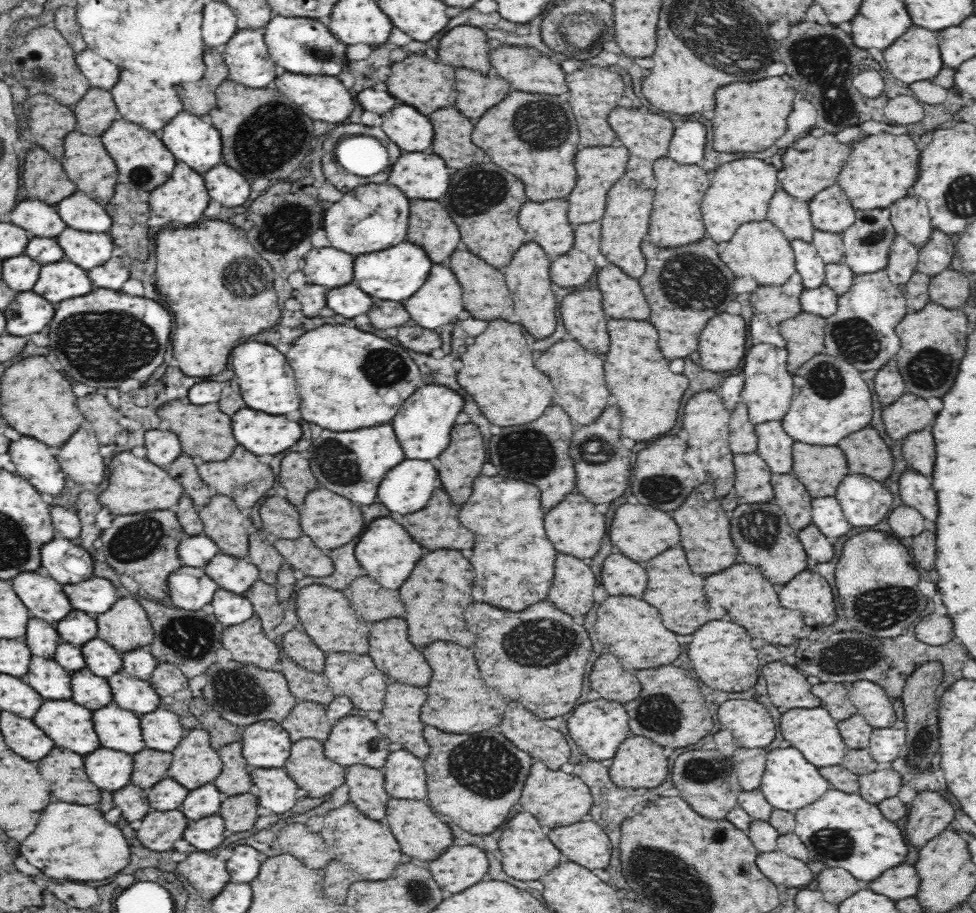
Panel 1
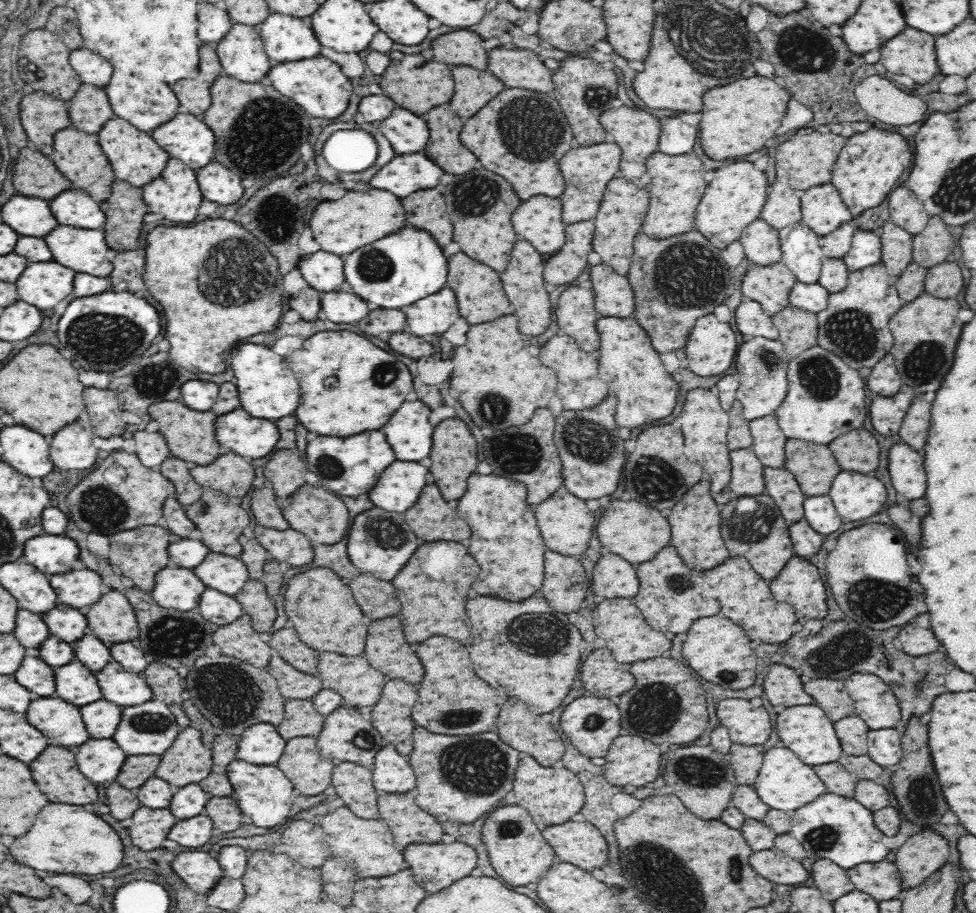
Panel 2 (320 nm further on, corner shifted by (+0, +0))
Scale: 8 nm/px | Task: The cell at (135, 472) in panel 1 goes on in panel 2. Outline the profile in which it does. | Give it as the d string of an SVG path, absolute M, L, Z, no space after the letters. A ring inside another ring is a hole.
M122 449L112 451L112 454L106 458L106 462L96 466L93 472L78 482L74 490L68 494L68 518L76 522L76 527L86 533L96 532L111 537L113 534L123 530L135 529L142 525L156 525L162 516L162 506L164 500L174 494L172 481L162 476L159 470L146 468L138 458L137 454L128 454ZM124 470L122 482L110 482L104 471Z

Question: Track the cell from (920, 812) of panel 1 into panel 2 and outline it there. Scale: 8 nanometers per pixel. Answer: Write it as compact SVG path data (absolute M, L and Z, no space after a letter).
M921 830L919 834L906 840L906 844L897 849L896 866L902 878L903 894L910 892L927 881L936 870L948 863L948 842L930 830Z

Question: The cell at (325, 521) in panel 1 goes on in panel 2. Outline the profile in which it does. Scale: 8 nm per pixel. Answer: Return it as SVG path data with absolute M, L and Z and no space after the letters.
M302 486L292 496L283 500L284 502L279 502L279 505L288 524L294 530L299 530L302 534L305 534L312 542L318 542L318 545L336 544L348 534L350 516L348 516L344 502L340 502L334 494L326 492L324 488Z

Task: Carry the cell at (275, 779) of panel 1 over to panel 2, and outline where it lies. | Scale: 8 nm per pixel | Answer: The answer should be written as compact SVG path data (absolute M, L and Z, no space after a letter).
M236 758L236 762L228 764L228 778L240 812L249 816L252 824L266 829L272 829L276 824L286 825L292 808L294 785L277 765L256 765Z

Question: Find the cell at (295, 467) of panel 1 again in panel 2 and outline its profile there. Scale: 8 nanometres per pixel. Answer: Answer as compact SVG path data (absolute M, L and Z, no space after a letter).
M276 450L264 468L266 478L282 500L304 486L304 462L294 450Z

